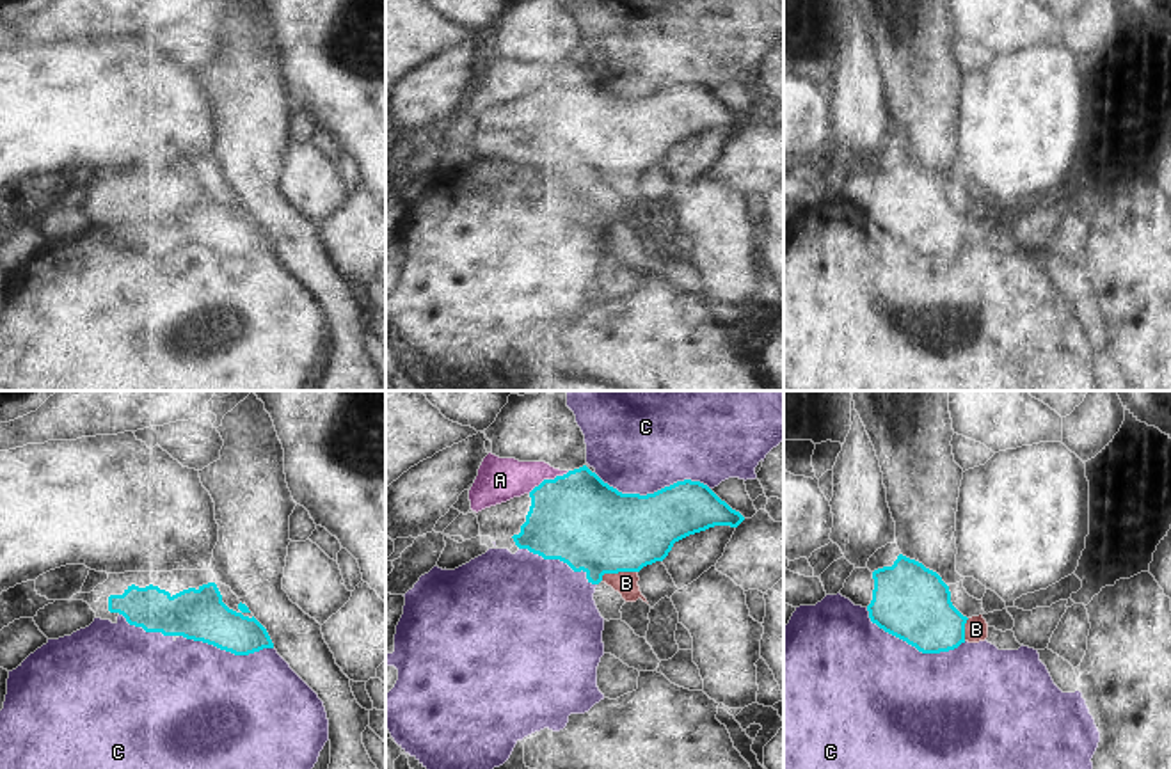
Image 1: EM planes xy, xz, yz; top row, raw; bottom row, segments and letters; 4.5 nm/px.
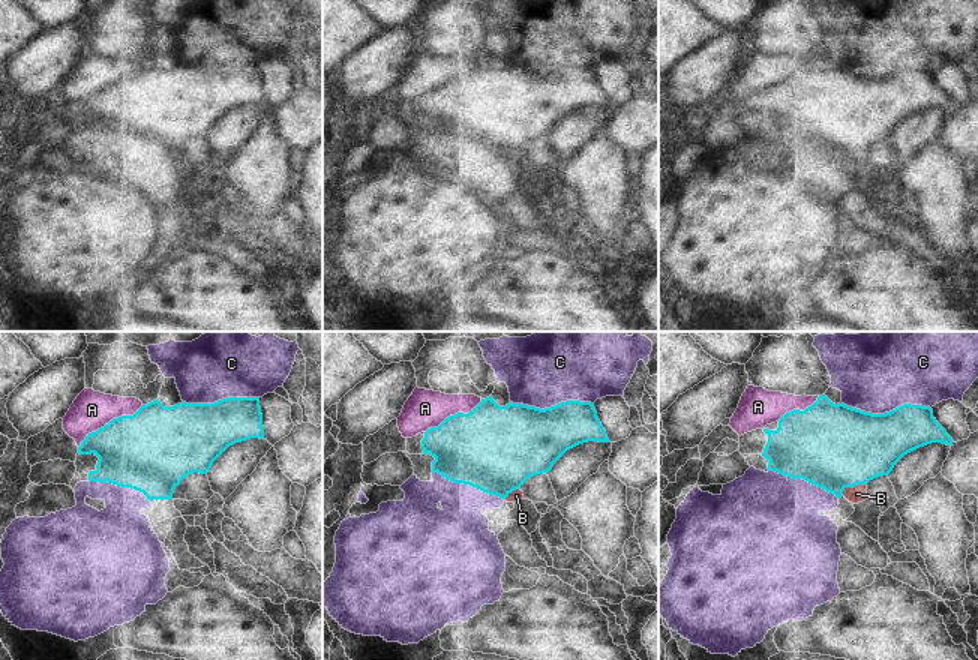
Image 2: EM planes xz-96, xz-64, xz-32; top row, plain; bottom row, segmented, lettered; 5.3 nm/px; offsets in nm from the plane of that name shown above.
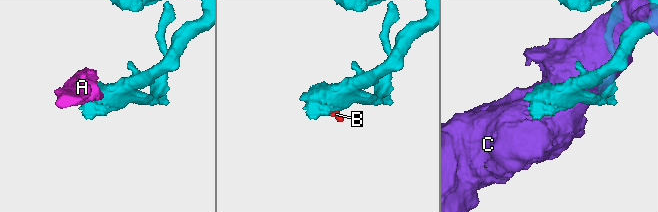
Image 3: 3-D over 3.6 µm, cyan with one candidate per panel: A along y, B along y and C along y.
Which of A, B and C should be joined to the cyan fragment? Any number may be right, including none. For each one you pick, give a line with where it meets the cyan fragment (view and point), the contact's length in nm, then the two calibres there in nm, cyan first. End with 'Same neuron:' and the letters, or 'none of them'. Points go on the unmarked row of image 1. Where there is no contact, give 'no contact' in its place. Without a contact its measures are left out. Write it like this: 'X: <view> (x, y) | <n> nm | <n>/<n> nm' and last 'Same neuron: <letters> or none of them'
B: xz (617, 174) | 170 nm | 400/110 nm
Same neuron: B

